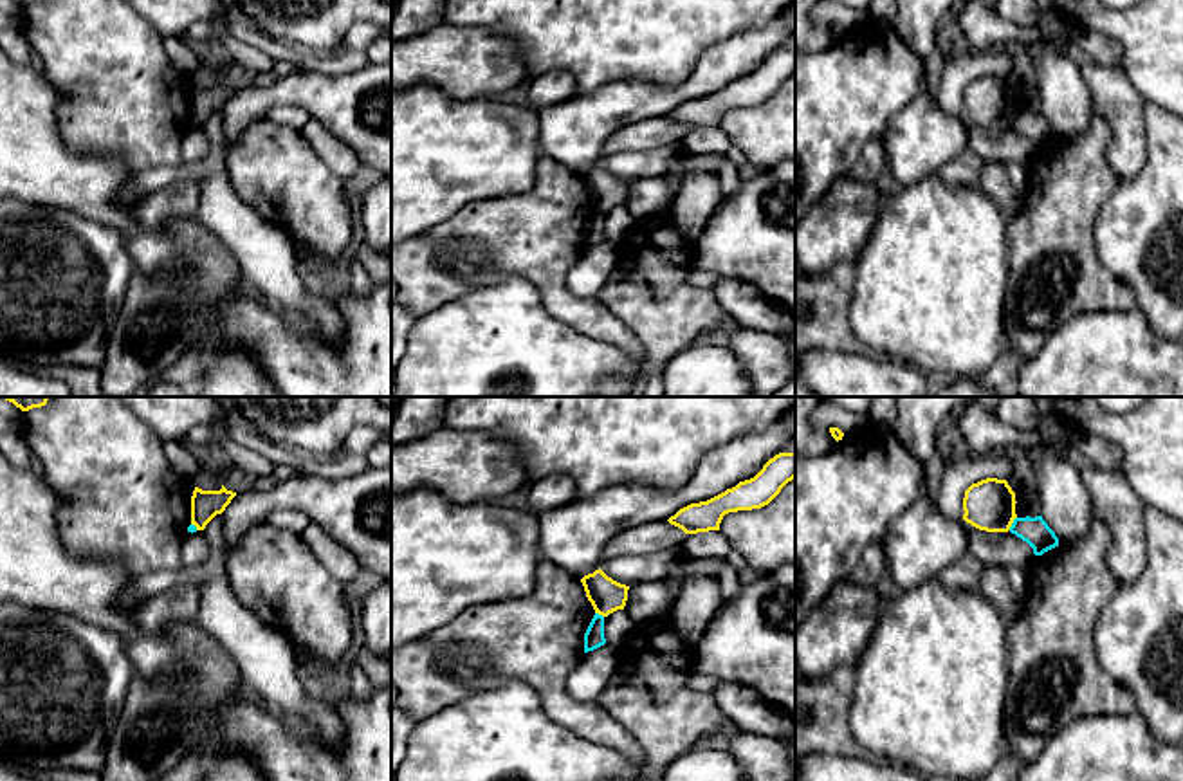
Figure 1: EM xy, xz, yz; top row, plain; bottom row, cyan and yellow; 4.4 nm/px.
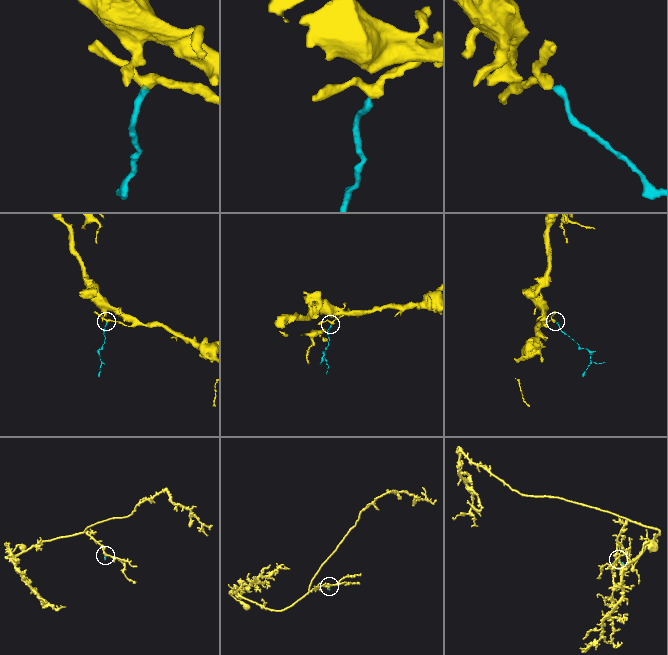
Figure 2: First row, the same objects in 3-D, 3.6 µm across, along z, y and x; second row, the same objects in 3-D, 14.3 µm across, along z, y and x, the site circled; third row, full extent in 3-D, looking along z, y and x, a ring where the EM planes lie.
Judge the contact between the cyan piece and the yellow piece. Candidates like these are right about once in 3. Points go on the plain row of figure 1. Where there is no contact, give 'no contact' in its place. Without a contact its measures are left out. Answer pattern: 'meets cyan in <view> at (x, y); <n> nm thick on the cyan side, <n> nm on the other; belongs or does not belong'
meets cyan in yz at (1012, 119); 120 nm thick on the cyan side, 220 nm on the other; does not belong

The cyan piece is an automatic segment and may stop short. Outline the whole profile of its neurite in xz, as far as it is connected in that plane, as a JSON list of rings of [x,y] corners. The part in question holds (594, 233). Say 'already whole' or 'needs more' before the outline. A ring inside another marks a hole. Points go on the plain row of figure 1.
already whole | [[[595,209],[584,229],[584,249],[593,247],[606,240],[604,234],[604,213]]]

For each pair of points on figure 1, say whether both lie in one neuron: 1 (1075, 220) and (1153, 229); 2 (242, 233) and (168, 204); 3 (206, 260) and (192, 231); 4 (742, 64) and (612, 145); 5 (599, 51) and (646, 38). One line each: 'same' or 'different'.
1: different
2: different
3: same
4: different
5: same

